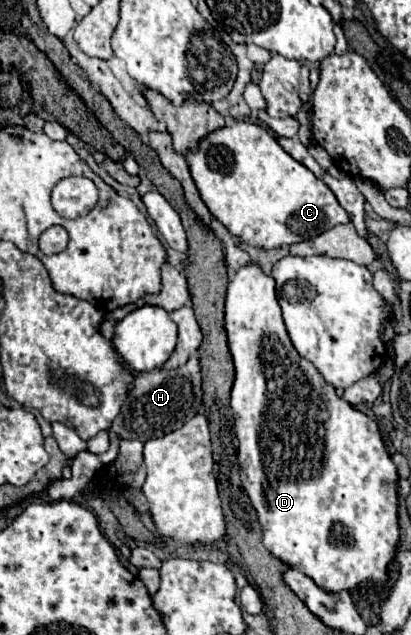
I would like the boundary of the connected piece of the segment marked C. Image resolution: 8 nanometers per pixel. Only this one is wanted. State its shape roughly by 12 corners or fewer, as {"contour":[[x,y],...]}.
{"contour":[[235,120],[187,156],[211,214],[279,248],[347,224],[329,186]]}

